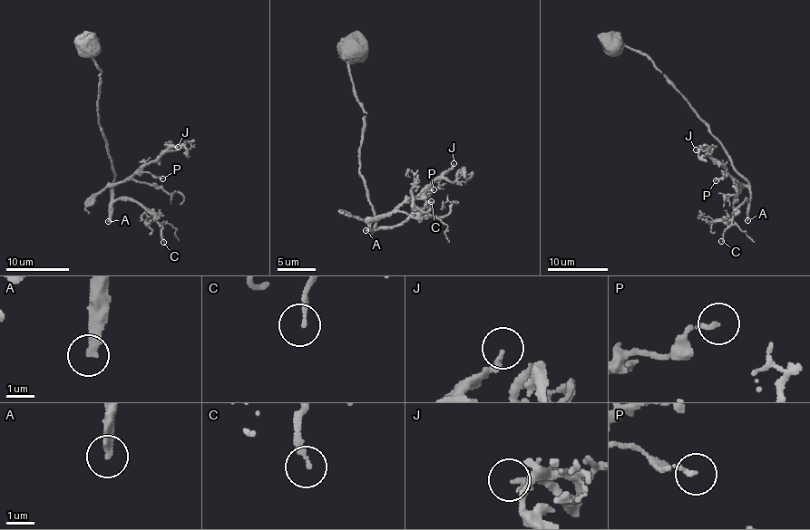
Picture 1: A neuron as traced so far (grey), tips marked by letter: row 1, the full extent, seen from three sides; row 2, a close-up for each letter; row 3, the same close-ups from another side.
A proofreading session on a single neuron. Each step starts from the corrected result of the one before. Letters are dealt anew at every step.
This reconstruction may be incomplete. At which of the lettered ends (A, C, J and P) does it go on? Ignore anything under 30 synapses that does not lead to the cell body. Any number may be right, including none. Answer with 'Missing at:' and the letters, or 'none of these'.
Missing at: A

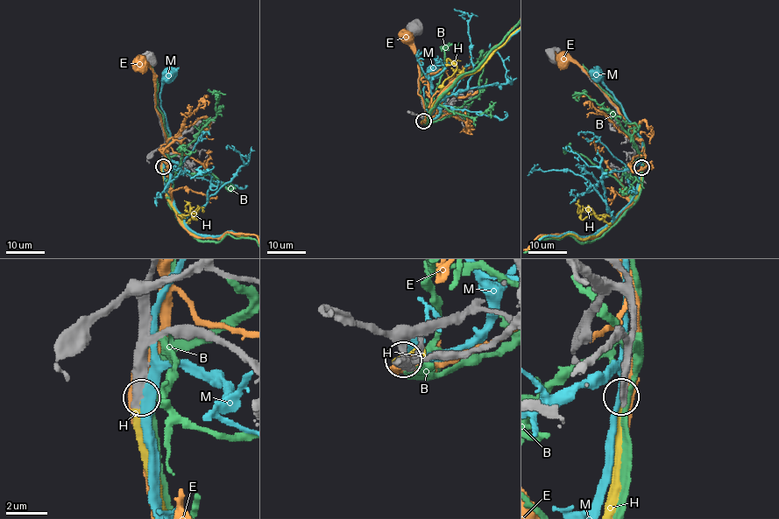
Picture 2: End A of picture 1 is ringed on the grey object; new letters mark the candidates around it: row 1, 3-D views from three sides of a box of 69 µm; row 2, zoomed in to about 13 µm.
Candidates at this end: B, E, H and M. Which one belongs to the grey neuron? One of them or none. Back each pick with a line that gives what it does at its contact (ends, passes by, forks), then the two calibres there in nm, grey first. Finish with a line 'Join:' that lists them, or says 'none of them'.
H: it ends | 400/280 nm
Join: H

